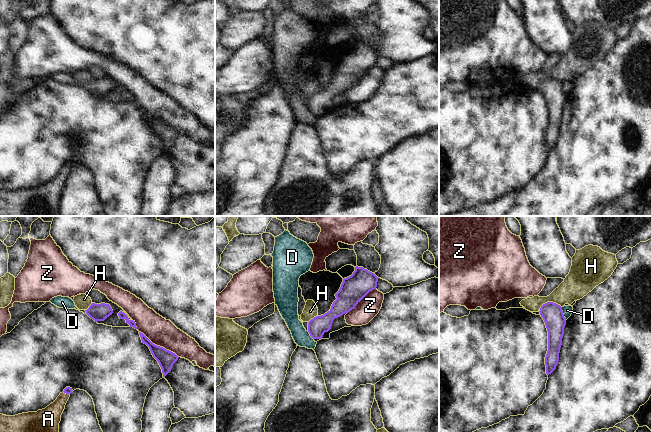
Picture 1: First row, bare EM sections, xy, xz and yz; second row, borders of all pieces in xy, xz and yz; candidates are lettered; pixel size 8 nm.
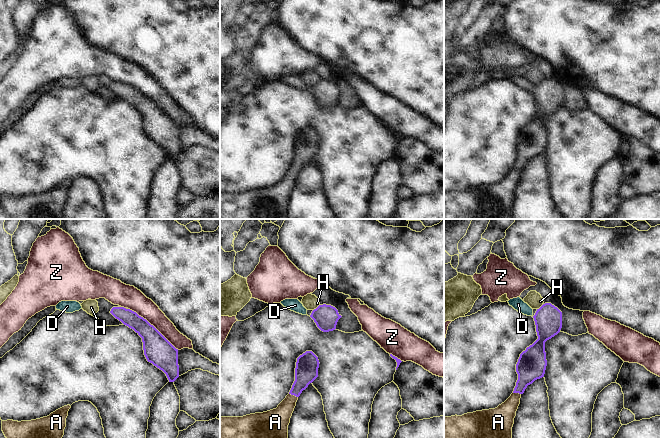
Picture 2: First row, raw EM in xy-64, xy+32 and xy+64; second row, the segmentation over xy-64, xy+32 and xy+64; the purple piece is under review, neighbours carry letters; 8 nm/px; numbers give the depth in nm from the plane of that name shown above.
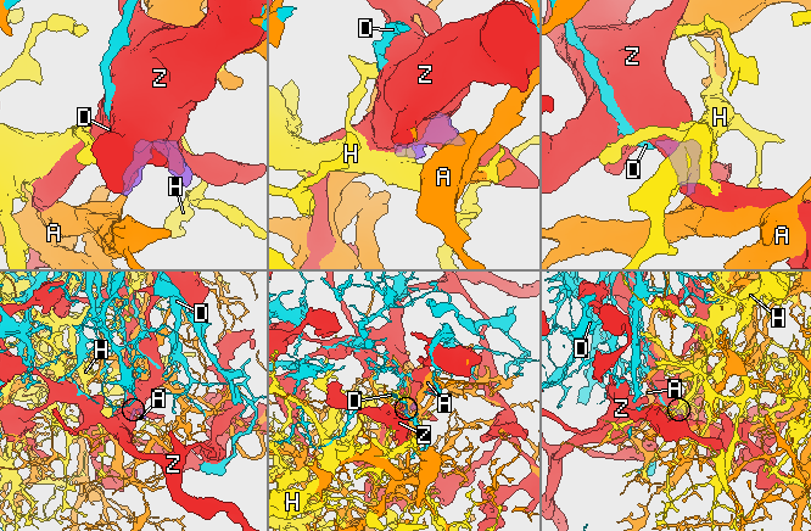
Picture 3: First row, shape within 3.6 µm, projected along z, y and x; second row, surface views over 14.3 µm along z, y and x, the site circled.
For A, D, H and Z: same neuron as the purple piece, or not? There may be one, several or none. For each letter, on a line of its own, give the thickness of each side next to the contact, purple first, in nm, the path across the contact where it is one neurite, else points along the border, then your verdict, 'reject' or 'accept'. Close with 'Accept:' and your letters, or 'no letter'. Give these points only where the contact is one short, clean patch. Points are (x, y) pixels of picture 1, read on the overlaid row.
A: 60 nm thick on the purple side, 180 nm on the other; runs through xy (67, 390), (66, 393), (49, 418); accept
D: 170 nm thick on the purple side, 80 nm on the other; border along yz (561, 307), (563, 316), (566, 319); reject
H: 170 nm thick on the purple side, 200 nm on the other; border along yz (561, 307), (552, 302), (545, 302), (539, 311); reject
Z: 140 nm thick on the purple side, 220 nm on the other; reject
Accept: A

